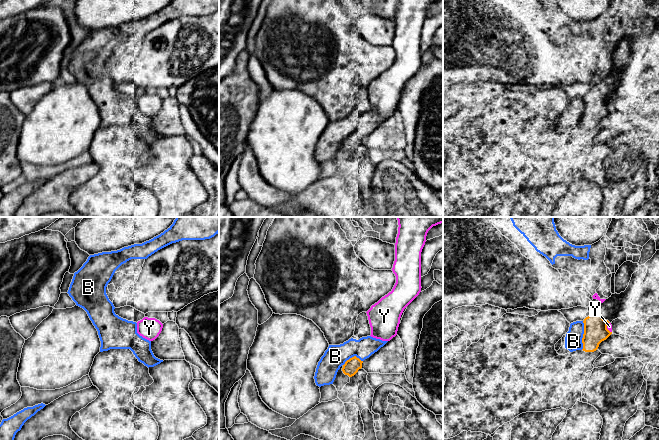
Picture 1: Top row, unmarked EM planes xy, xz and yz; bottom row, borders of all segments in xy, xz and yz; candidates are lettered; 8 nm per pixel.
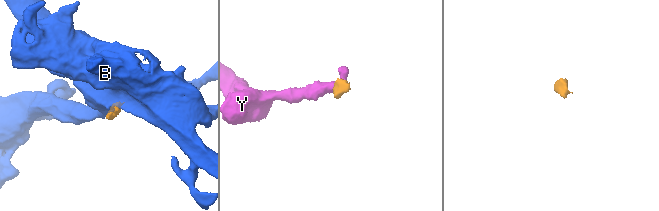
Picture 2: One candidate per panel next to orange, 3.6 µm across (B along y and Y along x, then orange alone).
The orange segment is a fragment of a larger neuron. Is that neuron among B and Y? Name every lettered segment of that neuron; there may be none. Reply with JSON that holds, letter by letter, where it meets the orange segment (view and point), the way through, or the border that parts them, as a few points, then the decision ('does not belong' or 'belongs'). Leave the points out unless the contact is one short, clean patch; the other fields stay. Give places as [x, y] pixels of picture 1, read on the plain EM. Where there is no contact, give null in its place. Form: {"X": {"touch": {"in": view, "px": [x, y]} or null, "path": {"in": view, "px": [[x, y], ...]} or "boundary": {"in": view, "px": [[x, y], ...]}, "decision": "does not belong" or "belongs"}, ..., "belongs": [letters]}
{"B": {"touch": {"in": "yz", "px": [583, 111]}, "decision": "belongs"}, "Y": {"touch": {"in": "yz", "px": [606, 103]}, "decision": "does not belong"}, "belongs": ["B"]}

